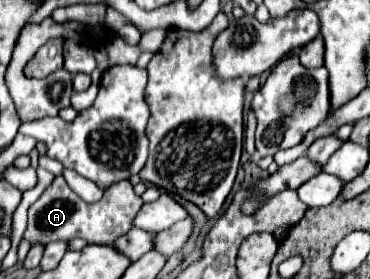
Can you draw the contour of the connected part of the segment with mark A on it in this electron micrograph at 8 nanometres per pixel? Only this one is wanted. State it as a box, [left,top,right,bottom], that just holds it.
[24,177,142,243]

